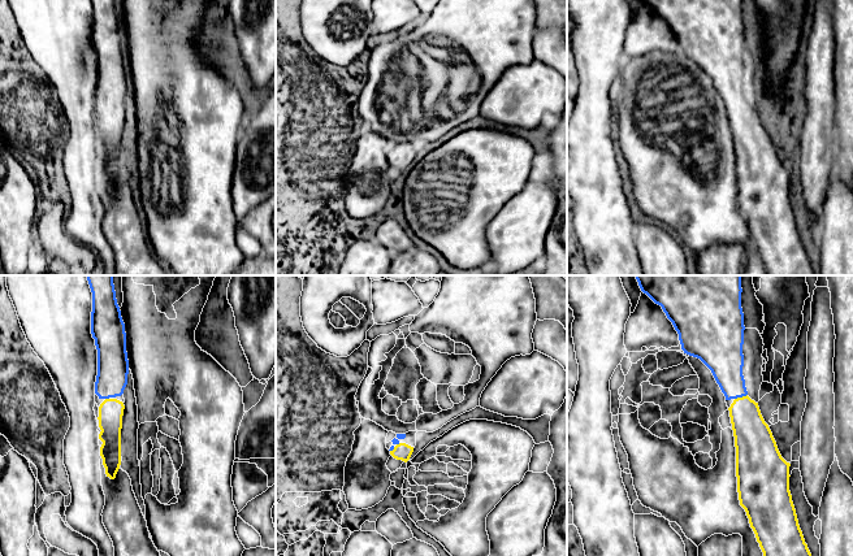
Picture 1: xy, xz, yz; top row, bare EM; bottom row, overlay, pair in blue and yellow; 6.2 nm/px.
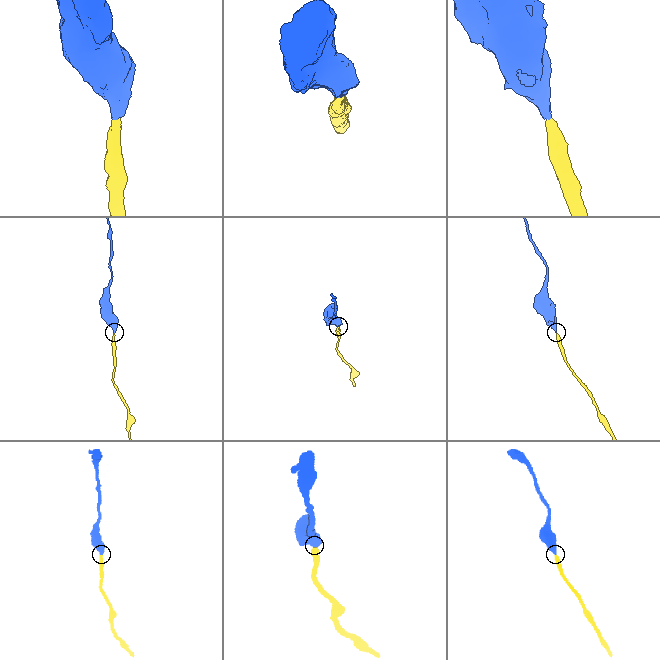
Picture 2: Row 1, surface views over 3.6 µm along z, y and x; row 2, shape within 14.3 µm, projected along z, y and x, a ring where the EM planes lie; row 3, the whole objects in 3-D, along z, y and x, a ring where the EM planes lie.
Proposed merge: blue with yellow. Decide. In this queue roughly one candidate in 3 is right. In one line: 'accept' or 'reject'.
accept

